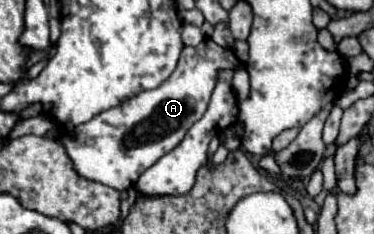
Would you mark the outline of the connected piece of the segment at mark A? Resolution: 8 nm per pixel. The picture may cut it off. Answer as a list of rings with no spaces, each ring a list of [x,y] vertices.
[[[210,39],[202,41],[200,47],[184,47],[176,71],[160,87],[140,91],[122,105],[98,113],[90,123],[82,123],[60,135],[58,141],[64,145],[80,177],[116,191],[126,191],[148,167],[172,151],[184,139],[186,131],[204,115],[218,71],[238,67],[242,65],[234,53]]]

